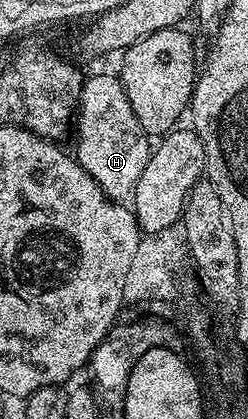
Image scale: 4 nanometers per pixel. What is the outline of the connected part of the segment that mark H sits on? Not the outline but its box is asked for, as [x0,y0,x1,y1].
[75,74,151,200]

